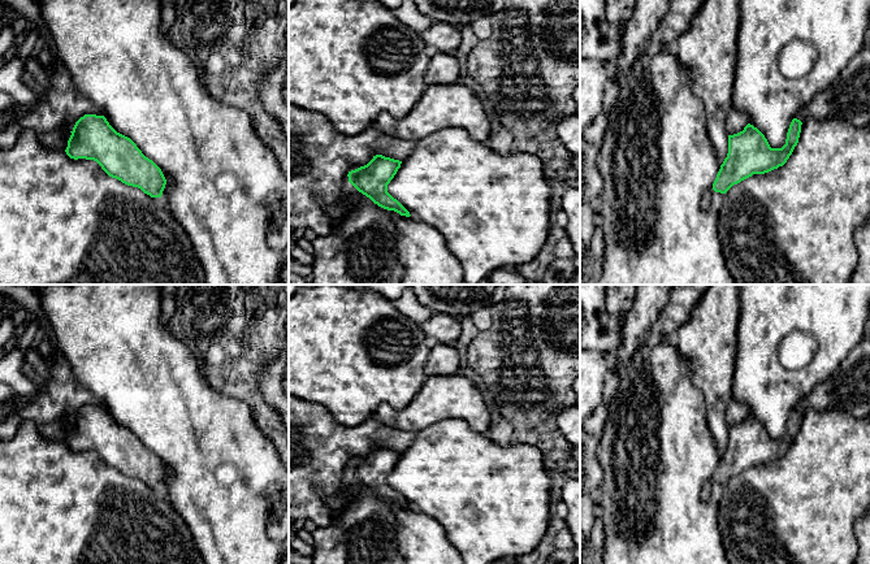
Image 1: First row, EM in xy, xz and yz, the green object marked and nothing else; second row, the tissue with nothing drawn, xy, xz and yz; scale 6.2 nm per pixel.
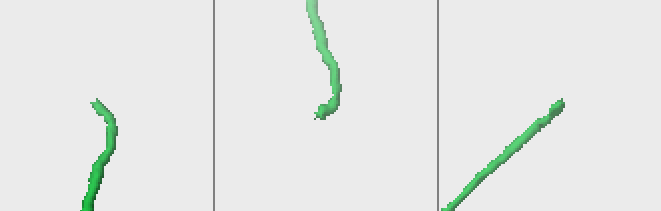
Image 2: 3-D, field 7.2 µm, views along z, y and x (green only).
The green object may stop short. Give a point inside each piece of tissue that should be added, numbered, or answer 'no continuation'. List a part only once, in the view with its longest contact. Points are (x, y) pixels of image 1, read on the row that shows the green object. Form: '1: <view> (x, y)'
1: xz (362, 250)

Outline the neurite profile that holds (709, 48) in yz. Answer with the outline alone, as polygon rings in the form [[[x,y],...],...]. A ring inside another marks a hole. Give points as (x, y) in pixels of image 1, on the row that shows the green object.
[[[705,0],[674,52],[692,73],[709,140],[722,165],[728,153],[727,114],[732,107],[740,0]]]

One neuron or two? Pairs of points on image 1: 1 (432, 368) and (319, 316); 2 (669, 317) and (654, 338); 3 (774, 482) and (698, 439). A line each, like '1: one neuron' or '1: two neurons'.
1: two neurons
2: one neuron
3: two neurons

